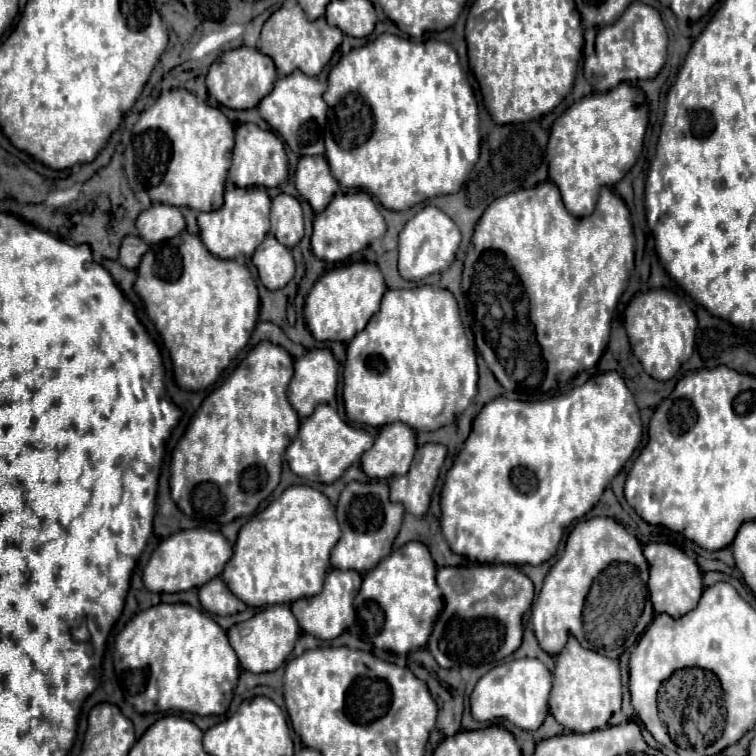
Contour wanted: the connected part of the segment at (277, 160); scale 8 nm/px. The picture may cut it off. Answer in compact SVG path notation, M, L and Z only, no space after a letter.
M243 123L235 131L235 149L231 155L229 179L237 187L277 187L287 179L287 155L281 139L273 131L263 131L255 123Z

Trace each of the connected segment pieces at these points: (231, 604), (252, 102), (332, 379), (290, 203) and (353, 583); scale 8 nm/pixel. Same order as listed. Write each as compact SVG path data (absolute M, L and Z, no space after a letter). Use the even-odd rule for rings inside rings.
M215 577L211 579L211 583L205 583L201 587L199 599L201 599L203 609L215 615L233 615L247 609L247 605L227 589L221 577Z
M237 47L223 55L219 55L207 73L207 89L209 95L215 97L221 105L231 109L253 109L259 101L271 91L277 79L277 69L271 57L263 55L255 47Z
M309 349L309 351L305 351L303 357L295 359L295 375L293 375L291 383L289 383L287 399L293 405L293 409L299 413L301 419L311 415L311 411L319 403L329 403L329 401L335 399L337 369L339 369L339 363L335 361L335 357L333 357L333 353L329 349Z
M277 195L271 205L271 233L285 247L295 247L303 237L303 211L295 197Z
M331 569L327 573L323 591L319 595L313 597L305 597L305 599L297 599L291 603L291 611L297 619L297 623L301 625L301 629L317 639L335 639L339 637L345 629L349 629L355 621L355 611L353 611L353 599L355 593L361 587L361 575L357 571L339 571L339 569Z

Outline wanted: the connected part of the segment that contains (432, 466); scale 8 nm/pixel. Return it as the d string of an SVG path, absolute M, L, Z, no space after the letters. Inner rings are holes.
M427 443L419 447L407 475L389 479L391 501L403 503L409 513L421 517L429 509L431 493L435 489L445 455L447 447L441 443Z

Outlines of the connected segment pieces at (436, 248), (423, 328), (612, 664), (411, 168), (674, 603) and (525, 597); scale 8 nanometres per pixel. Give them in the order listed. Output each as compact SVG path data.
M427 205L421 209L415 217L411 217L403 231L399 233L399 273L403 279L419 281L431 273L447 269L453 259L455 251L461 243L461 233L457 225L451 221L449 215L445 215L441 209Z
M423 285L423 287L415 287L415 289L389 289L383 295L381 309L369 319L367 327L359 335L355 335L355 339L351 339L351 343L347 345L347 363L343 369L343 401L345 401L347 417L355 423L371 425L371 427L383 427L387 423L401 421L401 423L407 423L415 431L433 431L433 429L439 429L443 425L449 425L455 421L455 417L459 413L463 413L469 407L473 395L477 393L477 361L475 359L477 359L475 351L469 345L465 331L463 331L463 323L459 319L457 301L447 289L433 287L433 285Z
M569 639L565 649L555 657L553 689L549 697L549 711L567 731L589 733L603 729L613 713L621 709L621 675L619 661L583 649L577 639Z
M383 33L379 35L375 41L369 41L367 45L359 47L359 49L351 49L347 55L343 55L329 71L329 87L323 95L325 103L329 105L329 125L327 125L327 133L325 133L325 157L329 161L331 173L335 175L335 179L343 185L343 187L357 187L367 191L369 195L373 195L375 199L379 199L379 203L385 209L393 209L393 211L403 211L409 209L425 199L433 199L439 195L449 195L449 193L457 193L463 185L463 181L467 179L467 175L471 173L471 167L475 165L475 159L479 159L481 135L479 135L479 115L477 101L475 101L469 81L461 65L459 65L459 57L455 53L455 49L437 39L426 41L412 41L410 38L397 37L391 33Z
M649 543L643 549L647 561L649 561L649 569L651 569L651 577L649 577L649 595L651 595L651 603L655 613L667 613L675 619L683 617L687 611L695 609L699 603L699 597L703 593L703 573L697 567L695 559L687 557L681 549L677 549L675 545L669 543Z
M473 565L473 567L441 567L437 571L437 583L443 591L443 597L445 597L445 609L441 611L435 627L433 627L433 633L431 633L431 639L427 643L427 649L431 651L431 655L435 657L435 661L441 665L441 667L455 667L455 669L461 669L465 665L471 665L471 667L497 667L499 663L503 663L511 653L515 653L521 645L521 639L523 639L523 615L525 615L531 608L533 601L533 583L531 579L521 571L521 568L515 565Z

